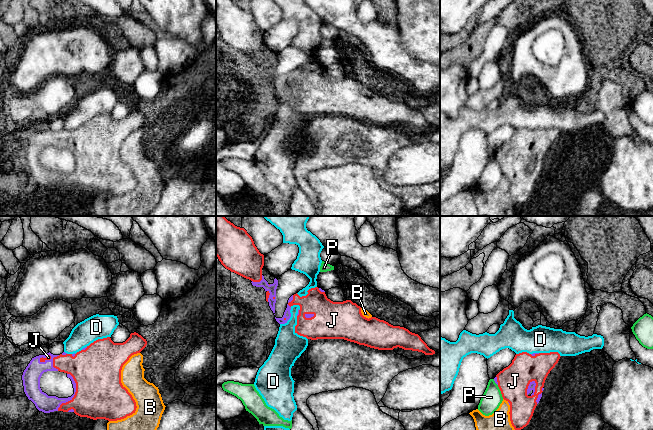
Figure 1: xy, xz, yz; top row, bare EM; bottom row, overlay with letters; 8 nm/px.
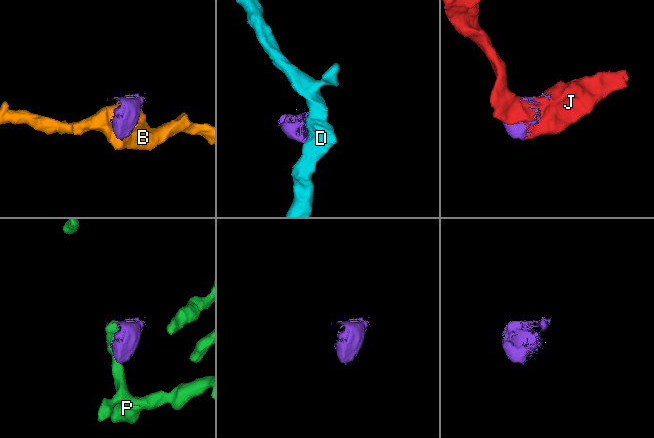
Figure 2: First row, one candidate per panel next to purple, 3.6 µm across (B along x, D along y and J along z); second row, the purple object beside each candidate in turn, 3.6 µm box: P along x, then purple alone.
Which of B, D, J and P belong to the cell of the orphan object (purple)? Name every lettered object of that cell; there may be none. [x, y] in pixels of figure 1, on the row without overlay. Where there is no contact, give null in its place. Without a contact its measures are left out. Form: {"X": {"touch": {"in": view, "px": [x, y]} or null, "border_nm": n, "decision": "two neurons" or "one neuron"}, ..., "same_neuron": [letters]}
{"B": {"touch": {"in": "yz", "px": [509, 180]}, "border_nm": 40, "decision": "two neurons"}, "D": {"touch": {"in": "xz", "px": [290, 92]}, "border_nm": 170, "decision": "two neurons"}, "J": {"touch": {"in": "xy", "px": [74, 170]}, "border_nm": 320, "decision": "one neuron"}, "P": {"touch": {"in": "yz", "px": [495, 158]}, "border_nm": 70, "decision": "two neurons"}, "same_neuron": ["J"]}

